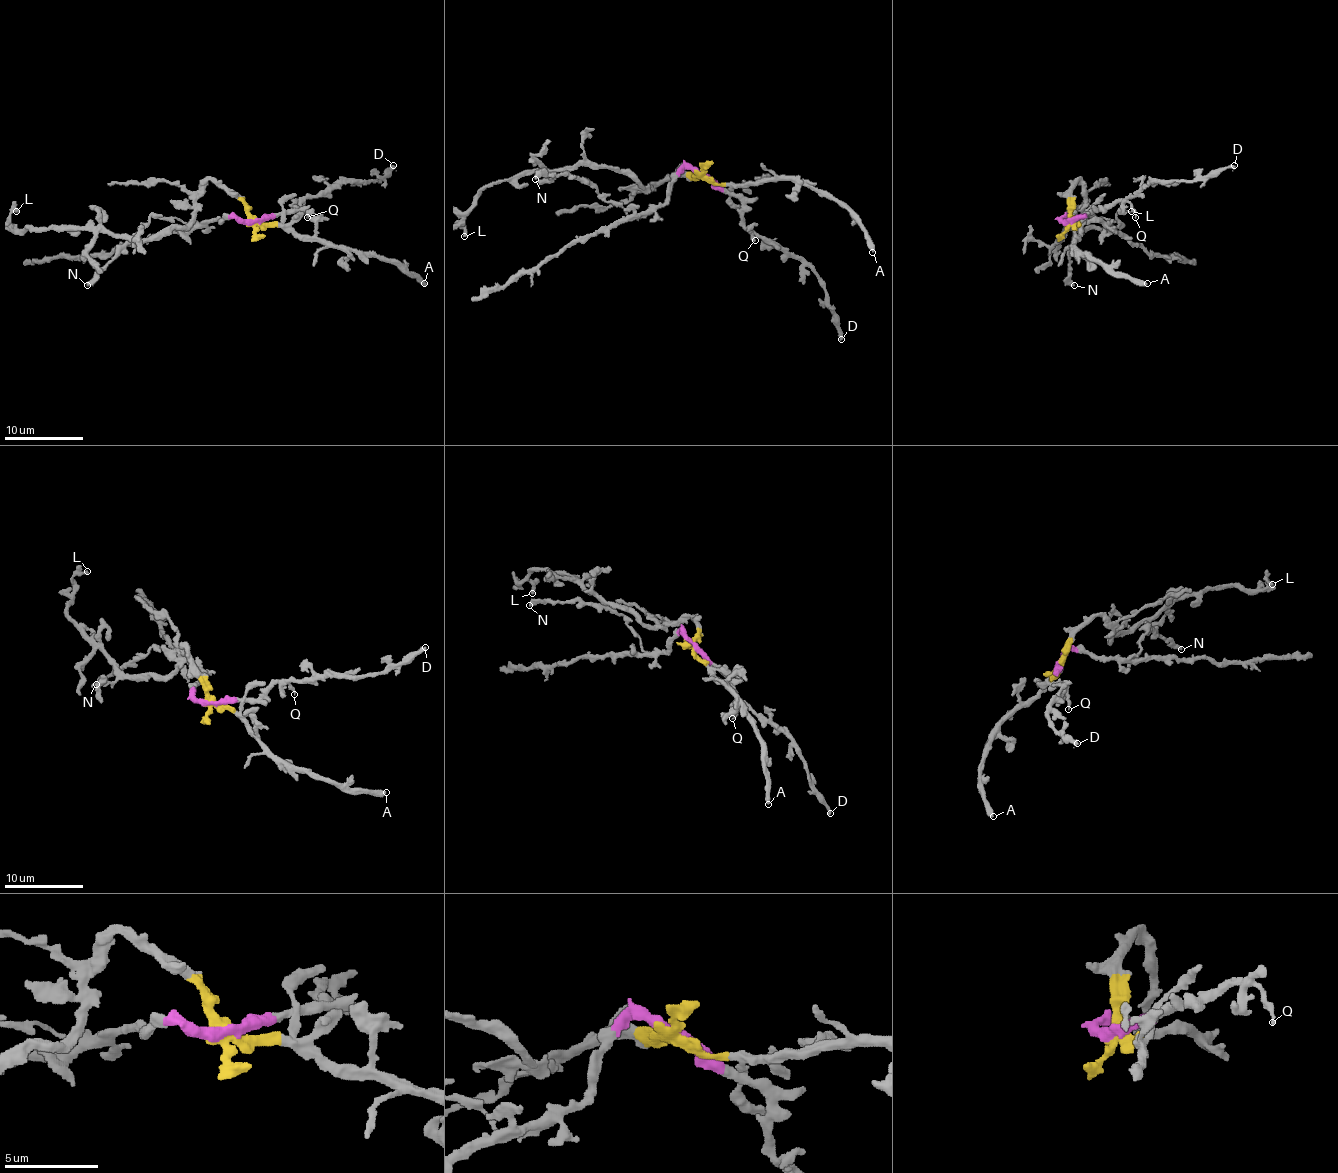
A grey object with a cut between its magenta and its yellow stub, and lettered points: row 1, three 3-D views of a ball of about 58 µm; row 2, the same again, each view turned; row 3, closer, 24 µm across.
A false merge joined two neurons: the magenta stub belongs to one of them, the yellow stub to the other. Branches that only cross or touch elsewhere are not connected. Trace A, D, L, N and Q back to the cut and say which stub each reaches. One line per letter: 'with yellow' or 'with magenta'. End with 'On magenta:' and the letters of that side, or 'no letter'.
A: with yellow
D: with magenta
L: with yellow
N: with magenta
Q: with magenta
On magenta: D, N, Q

